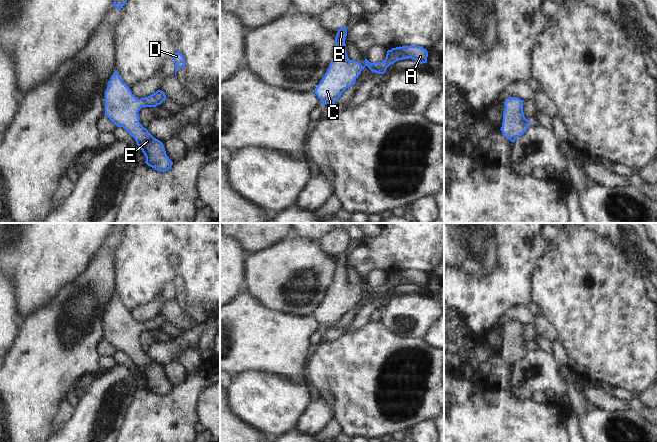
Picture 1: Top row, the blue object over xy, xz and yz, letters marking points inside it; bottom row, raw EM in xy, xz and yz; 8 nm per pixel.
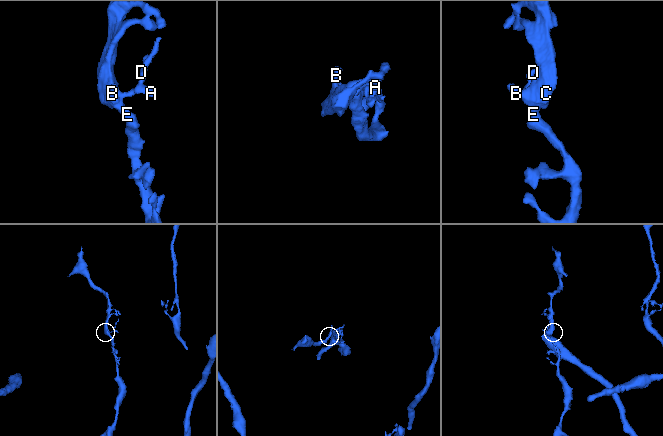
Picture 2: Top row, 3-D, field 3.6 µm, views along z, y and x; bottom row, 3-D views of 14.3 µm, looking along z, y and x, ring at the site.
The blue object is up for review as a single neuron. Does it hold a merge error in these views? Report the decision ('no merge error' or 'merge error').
no merge error

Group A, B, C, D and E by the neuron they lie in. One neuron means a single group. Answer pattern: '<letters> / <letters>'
A B C D E

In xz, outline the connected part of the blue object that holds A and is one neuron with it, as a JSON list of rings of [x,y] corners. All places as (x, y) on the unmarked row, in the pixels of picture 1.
[[[346,250],[341,251],[335,261],[333,284],[314,316],[323,329],[334,328],[349,311],[355,308],[356,302],[367,290],[372,296],[384,298],[395,286],[411,282],[416,286],[427,287],[428,276],[421,270],[402,270],[387,275],[382,286],[371,287],[365,282],[365,289],[350,284],[345,273],[347,260]]]

